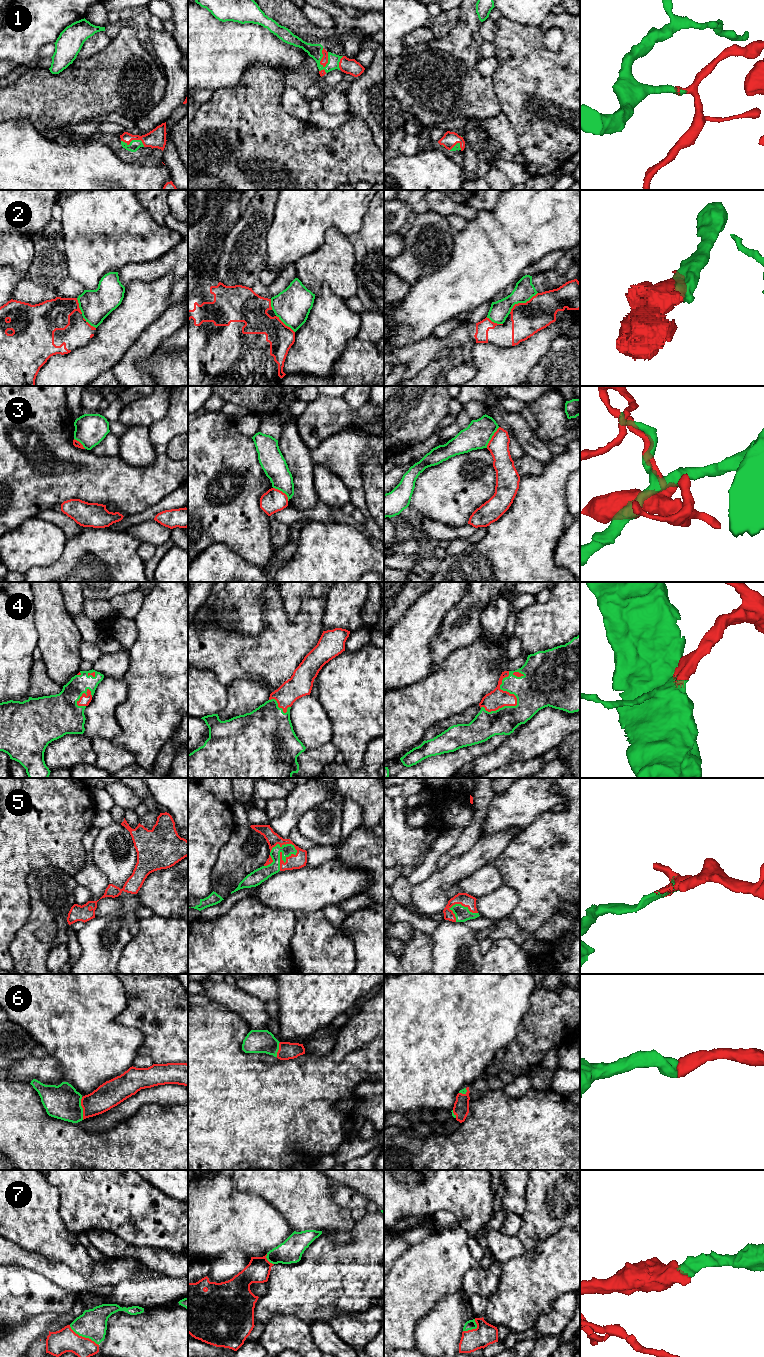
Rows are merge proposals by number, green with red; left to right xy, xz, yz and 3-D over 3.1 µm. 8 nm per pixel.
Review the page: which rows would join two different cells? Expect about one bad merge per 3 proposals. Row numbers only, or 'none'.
2, 3

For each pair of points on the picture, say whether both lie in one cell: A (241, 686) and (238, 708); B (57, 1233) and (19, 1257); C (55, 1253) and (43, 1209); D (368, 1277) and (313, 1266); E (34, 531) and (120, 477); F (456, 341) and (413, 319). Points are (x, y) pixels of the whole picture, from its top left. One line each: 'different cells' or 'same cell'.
A: same cell
B: different cells
C: same cell
D: same cell
E: different cells
F: different cells

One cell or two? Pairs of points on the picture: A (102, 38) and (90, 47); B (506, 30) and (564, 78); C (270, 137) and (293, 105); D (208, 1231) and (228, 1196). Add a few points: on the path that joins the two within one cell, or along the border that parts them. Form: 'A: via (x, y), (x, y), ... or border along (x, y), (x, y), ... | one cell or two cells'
A: via (99, 41), (93, 45) | one cell
B: via (520, 44), (550, 74) | one cell
C: border along (282, 90), (282, 107), (292, 116), (307, 121) | two cells
D: via (208, 1222), (208, 1216), (219, 1205) | one cell

